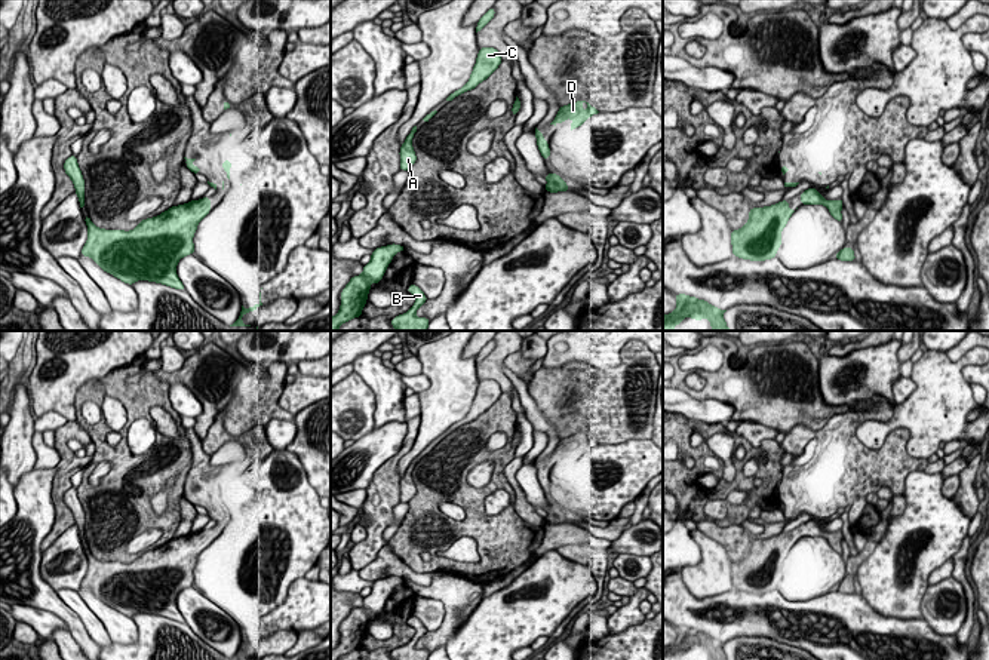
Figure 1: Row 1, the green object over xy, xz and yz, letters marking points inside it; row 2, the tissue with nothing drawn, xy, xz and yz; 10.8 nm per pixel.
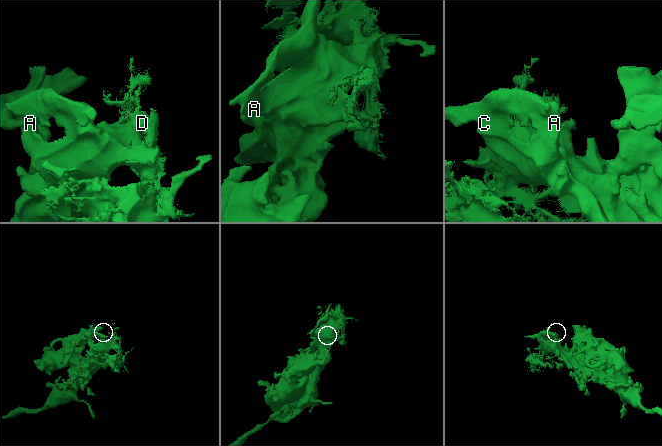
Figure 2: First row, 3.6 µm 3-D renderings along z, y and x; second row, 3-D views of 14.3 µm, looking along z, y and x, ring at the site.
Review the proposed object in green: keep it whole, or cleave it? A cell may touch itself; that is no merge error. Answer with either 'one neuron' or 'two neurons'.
one neuron

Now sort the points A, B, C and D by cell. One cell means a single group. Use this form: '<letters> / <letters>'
A B C D

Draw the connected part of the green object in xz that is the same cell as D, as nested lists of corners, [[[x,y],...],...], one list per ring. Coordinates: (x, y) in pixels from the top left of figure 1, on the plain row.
[[[575,433],[572,436],[559,439],[559,443],[550,457],[563,455],[566,451],[571,451],[571,463],[581,458],[589,449],[598,446],[599,443],[586,433]]]

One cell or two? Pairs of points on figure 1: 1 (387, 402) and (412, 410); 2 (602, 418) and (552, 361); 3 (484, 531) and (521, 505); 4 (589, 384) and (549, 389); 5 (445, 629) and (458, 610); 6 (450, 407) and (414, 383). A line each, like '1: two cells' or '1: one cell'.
1: two cells
2: two cells
3: two cells
4: one cell
5: one cell
6: two cells

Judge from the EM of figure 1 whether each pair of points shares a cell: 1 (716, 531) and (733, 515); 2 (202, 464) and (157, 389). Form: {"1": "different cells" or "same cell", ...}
{"1": "different cells", "2": "different cells"}

